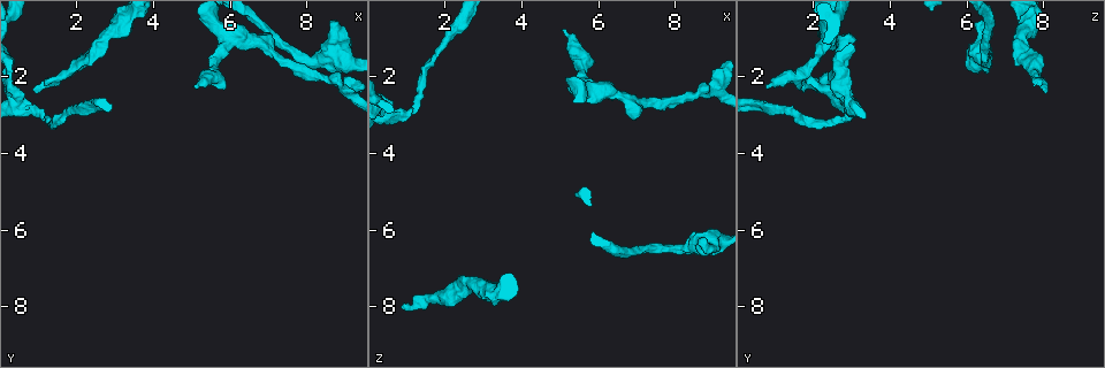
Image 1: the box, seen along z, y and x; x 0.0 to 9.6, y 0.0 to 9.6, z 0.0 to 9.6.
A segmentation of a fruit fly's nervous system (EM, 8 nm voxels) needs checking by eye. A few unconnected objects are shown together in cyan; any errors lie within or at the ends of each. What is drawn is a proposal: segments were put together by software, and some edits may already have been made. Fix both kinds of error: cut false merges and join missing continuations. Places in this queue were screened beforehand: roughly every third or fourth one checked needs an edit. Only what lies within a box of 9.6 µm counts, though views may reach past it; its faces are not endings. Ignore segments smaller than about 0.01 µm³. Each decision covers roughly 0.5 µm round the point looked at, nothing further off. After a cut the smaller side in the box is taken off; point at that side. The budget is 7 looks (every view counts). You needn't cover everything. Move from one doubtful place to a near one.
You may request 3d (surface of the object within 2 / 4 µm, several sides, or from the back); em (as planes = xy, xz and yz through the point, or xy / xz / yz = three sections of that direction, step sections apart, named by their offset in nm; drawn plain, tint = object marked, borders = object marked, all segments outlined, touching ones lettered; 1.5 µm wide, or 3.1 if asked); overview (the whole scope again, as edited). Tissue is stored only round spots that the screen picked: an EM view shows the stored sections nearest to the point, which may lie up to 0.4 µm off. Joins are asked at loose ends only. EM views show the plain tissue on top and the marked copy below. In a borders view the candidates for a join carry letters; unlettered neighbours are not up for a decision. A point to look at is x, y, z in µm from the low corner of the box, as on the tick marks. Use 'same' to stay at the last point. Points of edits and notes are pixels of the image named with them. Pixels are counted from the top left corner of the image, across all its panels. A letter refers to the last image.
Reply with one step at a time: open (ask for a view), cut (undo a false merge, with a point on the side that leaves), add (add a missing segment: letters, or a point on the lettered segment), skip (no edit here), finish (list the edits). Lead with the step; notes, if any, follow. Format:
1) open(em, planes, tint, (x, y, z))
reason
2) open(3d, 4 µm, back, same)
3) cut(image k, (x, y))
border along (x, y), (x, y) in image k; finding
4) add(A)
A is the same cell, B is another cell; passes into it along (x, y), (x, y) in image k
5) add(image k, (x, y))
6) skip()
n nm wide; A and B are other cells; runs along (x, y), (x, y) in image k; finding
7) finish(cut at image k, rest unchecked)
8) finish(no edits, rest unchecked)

open(em, yz, step 8, borders, (6.85, 1.15, 2.60))
arms part here

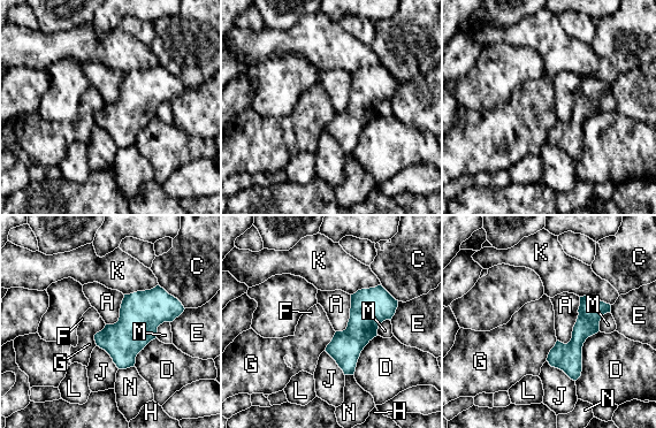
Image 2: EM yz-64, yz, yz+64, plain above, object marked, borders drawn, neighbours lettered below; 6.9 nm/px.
skip()
D touches over 400 nm; A, C, D, E, F, G, H, J, K, L, M and N are other cells; border along (580, 297), (572, 337), (564, 344) in image 2; one neuron here

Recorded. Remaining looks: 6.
open(em, xy, step 8, borders, (9.00, 2.35, 2.25))
branch point

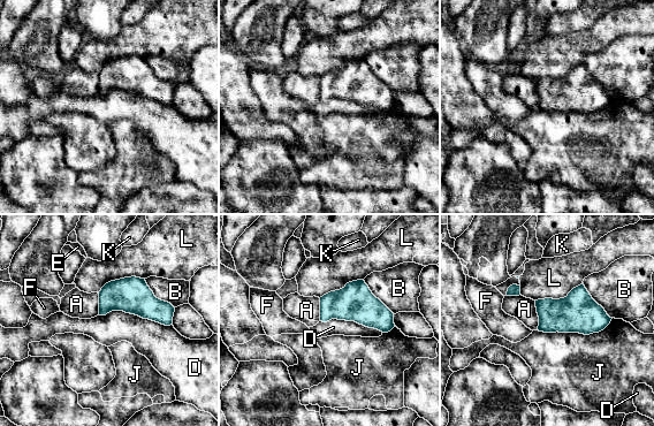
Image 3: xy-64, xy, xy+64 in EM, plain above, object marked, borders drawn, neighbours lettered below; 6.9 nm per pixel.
skip()
A, B, D, E, F, J, K and L are other cells; border along (613, 318), (588, 334), (538, 331) in image 3; one neuron here

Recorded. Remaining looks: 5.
open(em, planes, borders, (1.15, 3.15, 2.75))
sudden change in width

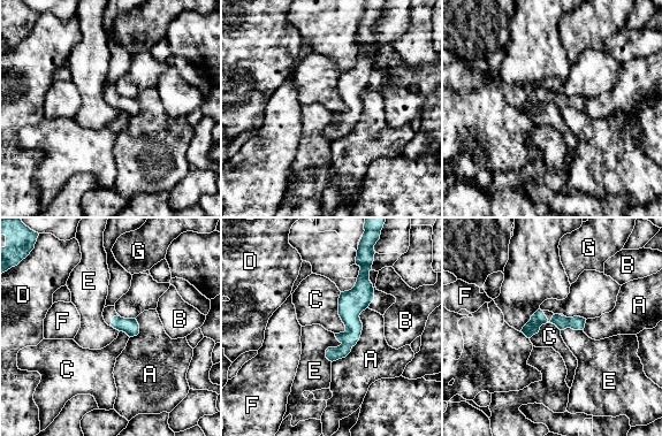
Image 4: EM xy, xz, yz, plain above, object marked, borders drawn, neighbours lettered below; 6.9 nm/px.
skip()
100 nm wide; A, B, C, D, E, F and G are other cells; border along (341, 292), (344, 330), (335, 334) in image 4; continuous, no second neuron

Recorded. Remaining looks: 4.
finish(no edits, rest unchecked)

